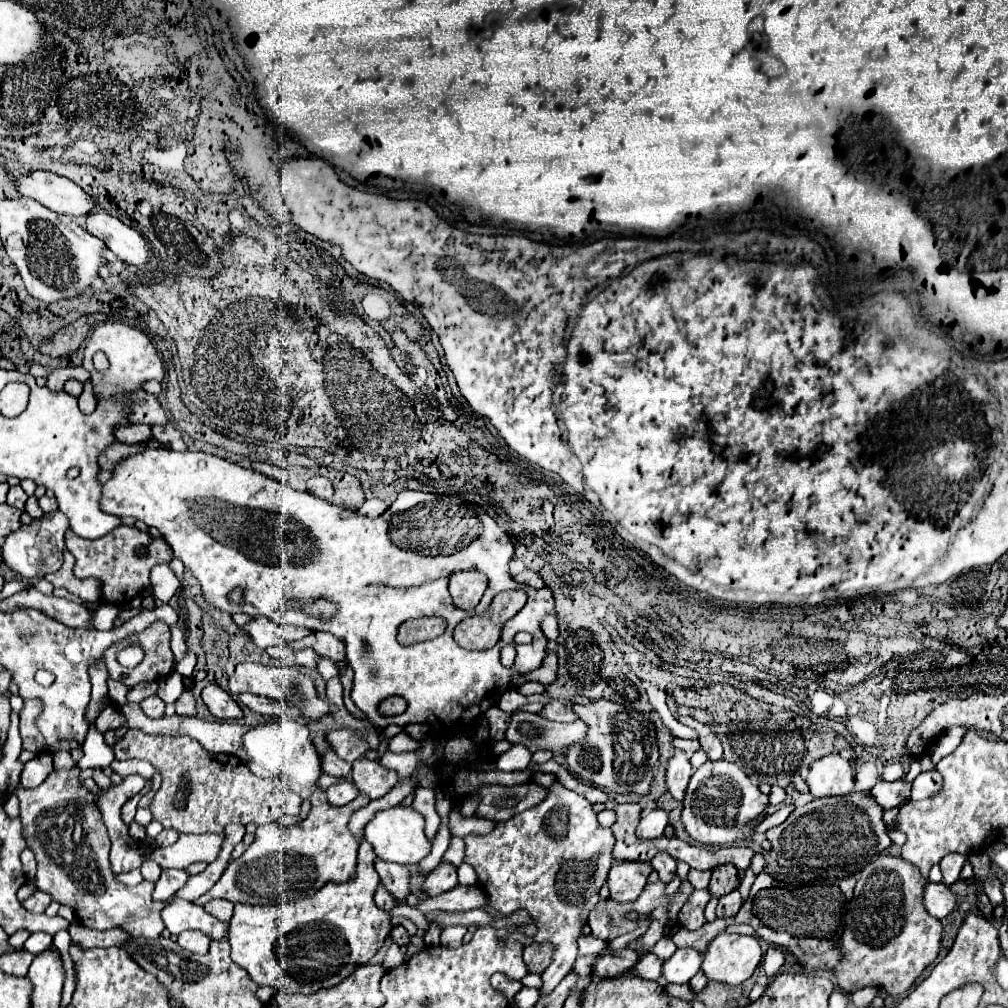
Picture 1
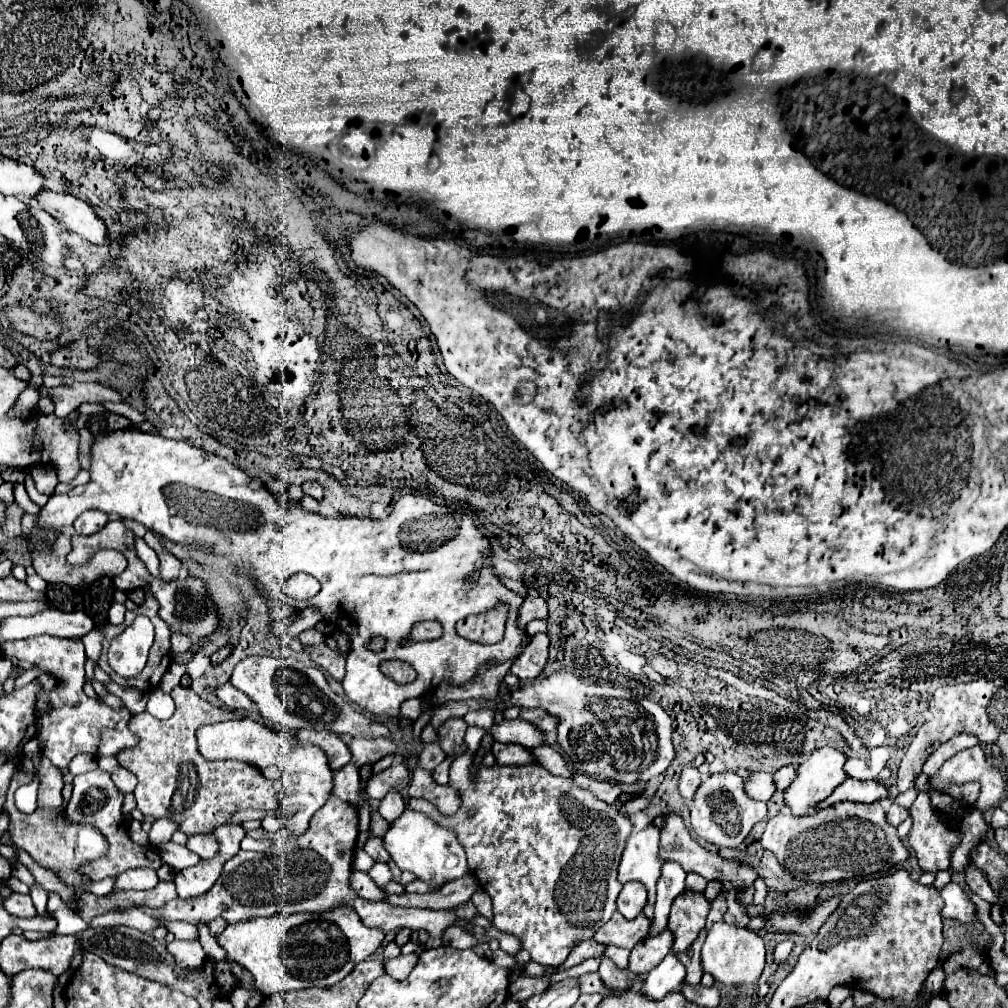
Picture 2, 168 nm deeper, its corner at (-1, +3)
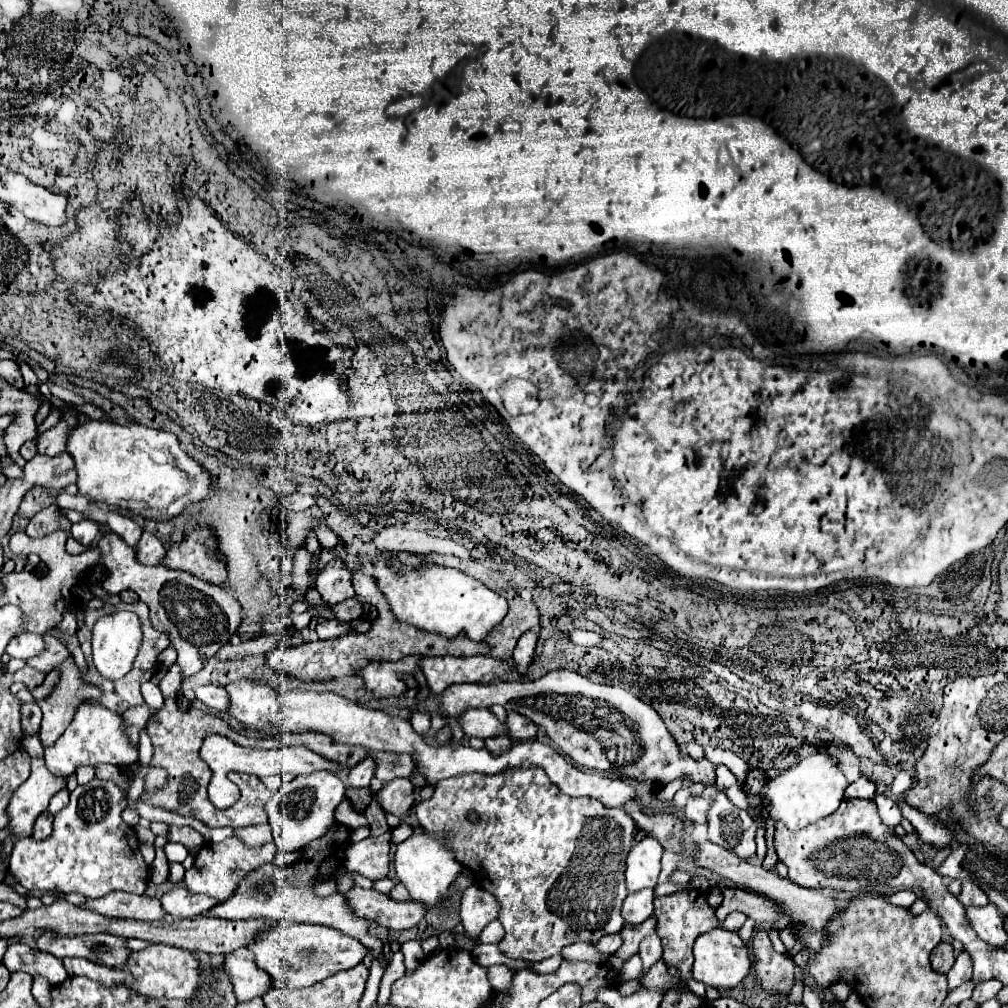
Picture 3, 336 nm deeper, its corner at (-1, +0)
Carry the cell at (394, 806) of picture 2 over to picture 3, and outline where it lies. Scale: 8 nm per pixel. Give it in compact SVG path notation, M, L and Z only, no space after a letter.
M387 815L389 831L379 837L369 837L359 843L349 843L345 853L347 871L357 871L359 875L377 881L387 877L389 871L389 851L391 851L391 831L401 823L393 815Z

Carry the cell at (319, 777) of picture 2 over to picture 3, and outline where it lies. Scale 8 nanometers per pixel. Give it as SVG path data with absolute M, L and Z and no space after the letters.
M329 771L309 777L295 777L291 783L285 783L265 805L277 851L299 851L307 843L323 837L335 823L335 809L343 799L345 783Z

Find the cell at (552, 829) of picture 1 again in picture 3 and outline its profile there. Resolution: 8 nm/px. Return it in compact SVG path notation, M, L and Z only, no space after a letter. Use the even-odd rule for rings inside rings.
M505 769L499 775L481 775L481 773L467 773L467 775L457 775L451 779L443 779L435 785L435 795L429 801L421 801L413 807L421 827L435 835L437 839L443 839L447 843L447 847L453 849L455 861L461 863L463 867L467 867L473 875L473 883L477 883L481 889L489 891L495 895L495 899L501 903L501 911L499 911L499 921L505 927L505 937L499 943L499 949L511 957L511 959L525 959L525 961L543 961L549 959L557 953L561 953L561 949L569 943L575 941L599 941L605 935L611 933L619 933L625 925L623 917L621 917L621 905L627 897L627 887L625 887L625 859L627 853L631 849L631 841L635 835L635 823L633 819L625 813L625 809L607 809L603 807L601 801L591 799L591 797L569 797L563 795L545 775L543 769ZM469 813L477 815L477 823L469 821Z

